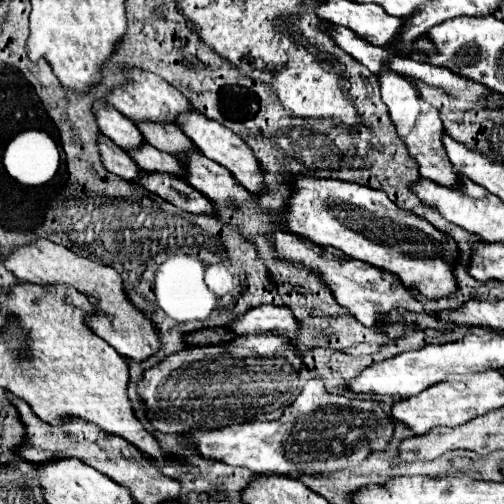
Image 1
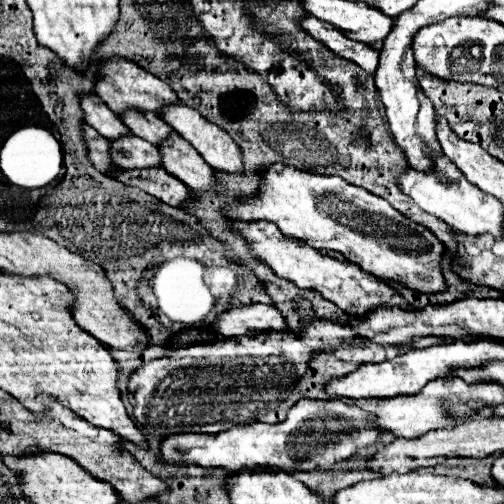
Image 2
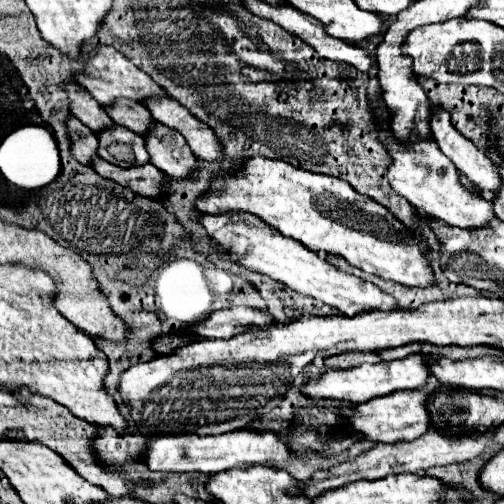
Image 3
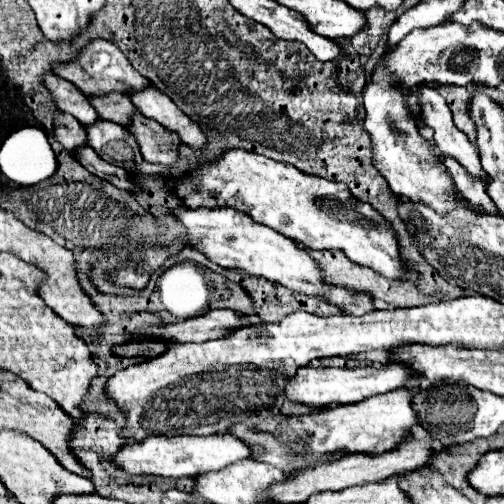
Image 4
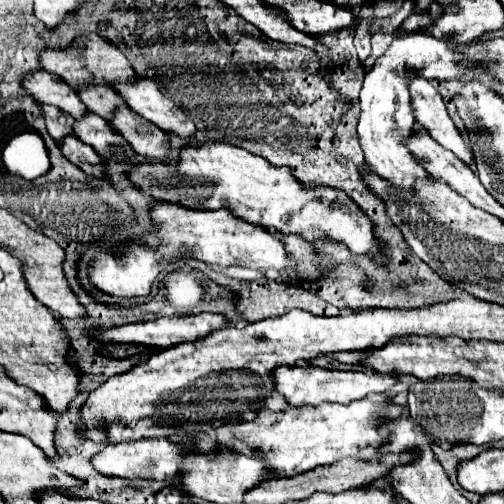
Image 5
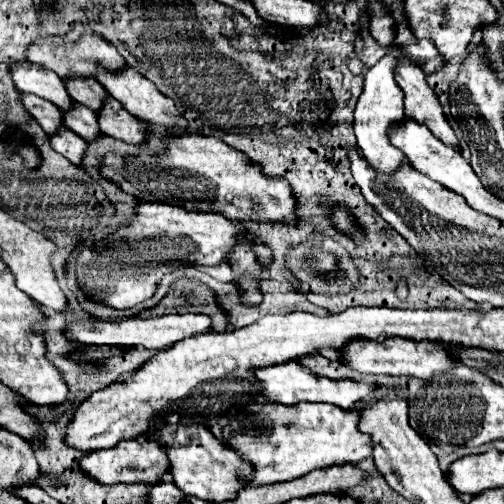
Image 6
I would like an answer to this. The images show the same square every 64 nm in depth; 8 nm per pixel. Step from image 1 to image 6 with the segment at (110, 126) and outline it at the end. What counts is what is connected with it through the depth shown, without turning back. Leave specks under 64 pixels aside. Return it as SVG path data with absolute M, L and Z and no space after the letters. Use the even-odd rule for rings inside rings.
M32 62L14 64L12 78L20 92L50 100L64 112L74 108L74 100L68 96L66 82L60 80L56 72L48 72L46 68L40 68L40 64L32 64Z

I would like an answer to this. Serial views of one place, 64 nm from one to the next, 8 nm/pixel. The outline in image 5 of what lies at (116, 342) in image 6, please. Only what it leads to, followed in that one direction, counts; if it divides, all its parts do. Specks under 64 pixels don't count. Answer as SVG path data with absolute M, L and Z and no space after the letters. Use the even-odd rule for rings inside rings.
M204 312L204 314L190 314L190 316L172 316L172 318L158 318L152 322L140 322L140 324L126 324L112 330L102 332L90 332L100 342L116 342L116 344L144 344L144 346L158 346L158 348L170 348L180 342L194 342L202 340L214 330L220 330L228 324L228 318L224 314Z

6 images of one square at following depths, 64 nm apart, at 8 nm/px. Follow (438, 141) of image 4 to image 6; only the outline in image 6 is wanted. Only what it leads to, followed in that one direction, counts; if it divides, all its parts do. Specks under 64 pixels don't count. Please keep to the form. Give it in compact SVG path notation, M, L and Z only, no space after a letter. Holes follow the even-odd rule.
M404 64L404 68L396 72L396 80L400 80L400 88L404 88L406 94L406 116L418 124L424 124L444 144L460 150L456 132L450 126L436 92L428 86L424 72L420 72L416 64Z

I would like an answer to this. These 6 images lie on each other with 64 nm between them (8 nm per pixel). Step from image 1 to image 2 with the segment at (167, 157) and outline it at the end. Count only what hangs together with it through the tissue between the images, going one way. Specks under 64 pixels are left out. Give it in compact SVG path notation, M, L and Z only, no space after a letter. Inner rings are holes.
M124 136L124 140L112 140L112 152L116 164L122 168L162 168L162 156L154 144L140 138Z

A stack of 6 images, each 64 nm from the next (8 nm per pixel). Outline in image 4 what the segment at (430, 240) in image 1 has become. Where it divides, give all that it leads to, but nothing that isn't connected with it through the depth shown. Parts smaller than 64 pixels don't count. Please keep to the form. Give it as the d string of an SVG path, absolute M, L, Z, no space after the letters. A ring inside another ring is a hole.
M238 148L226 152L218 162L200 164L192 178L186 178L176 186L176 194L186 200L188 208L236 208L308 250L340 250L350 262L386 278L406 280L410 284L420 280L420 272L414 266L408 268L404 264L390 220L386 220L372 204L354 198L346 184L300 172L298 168L292 168L292 164Z

